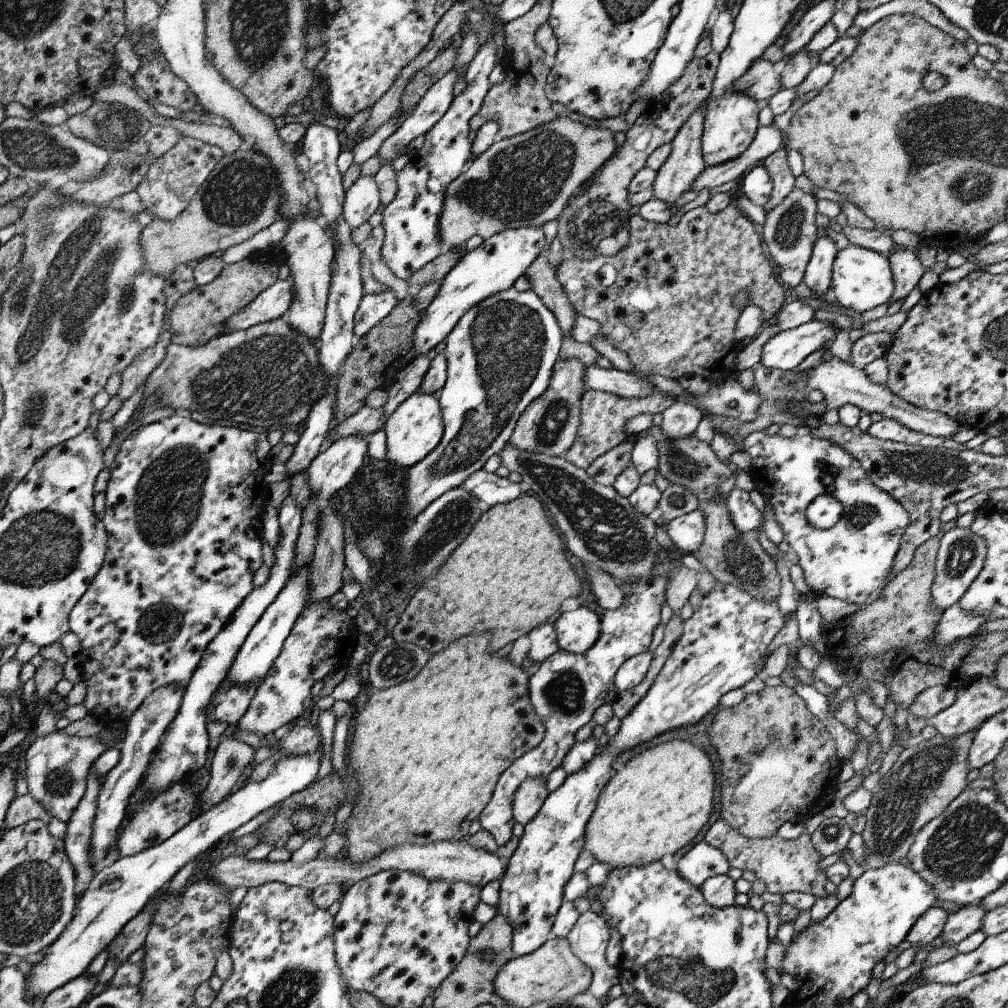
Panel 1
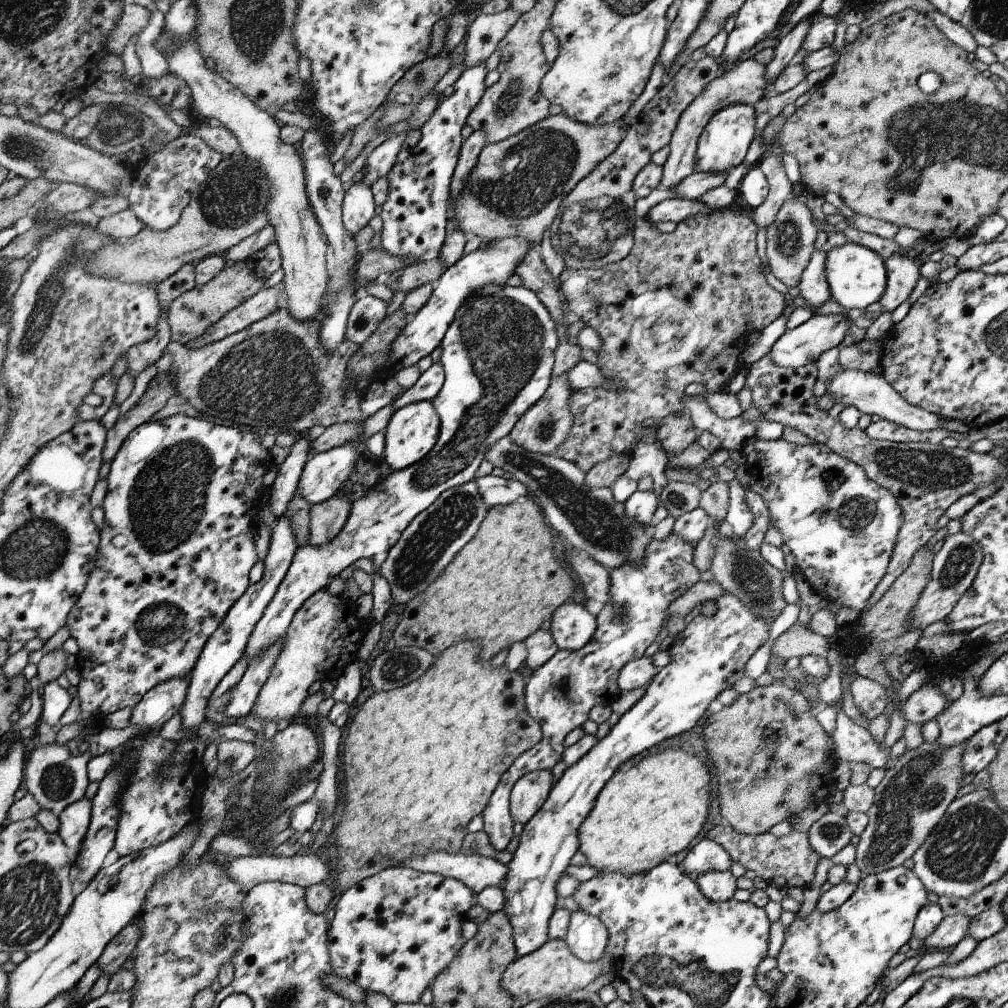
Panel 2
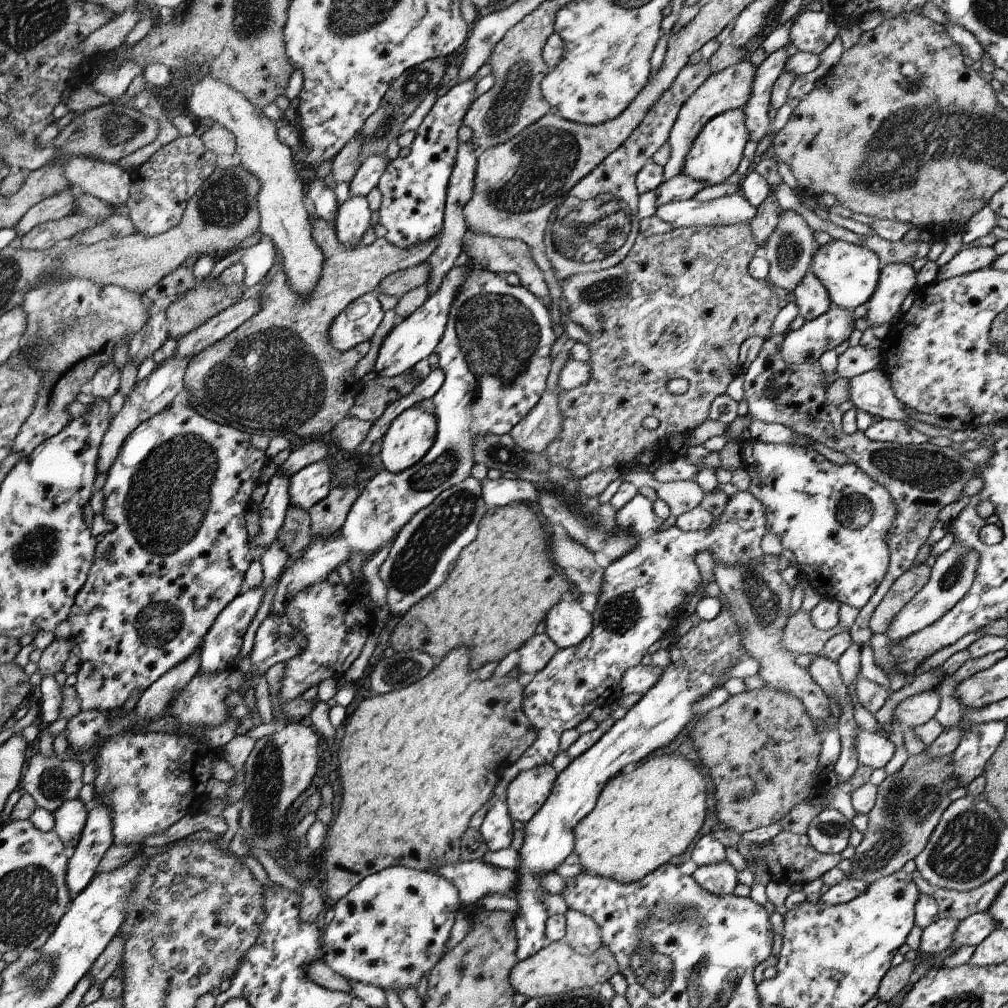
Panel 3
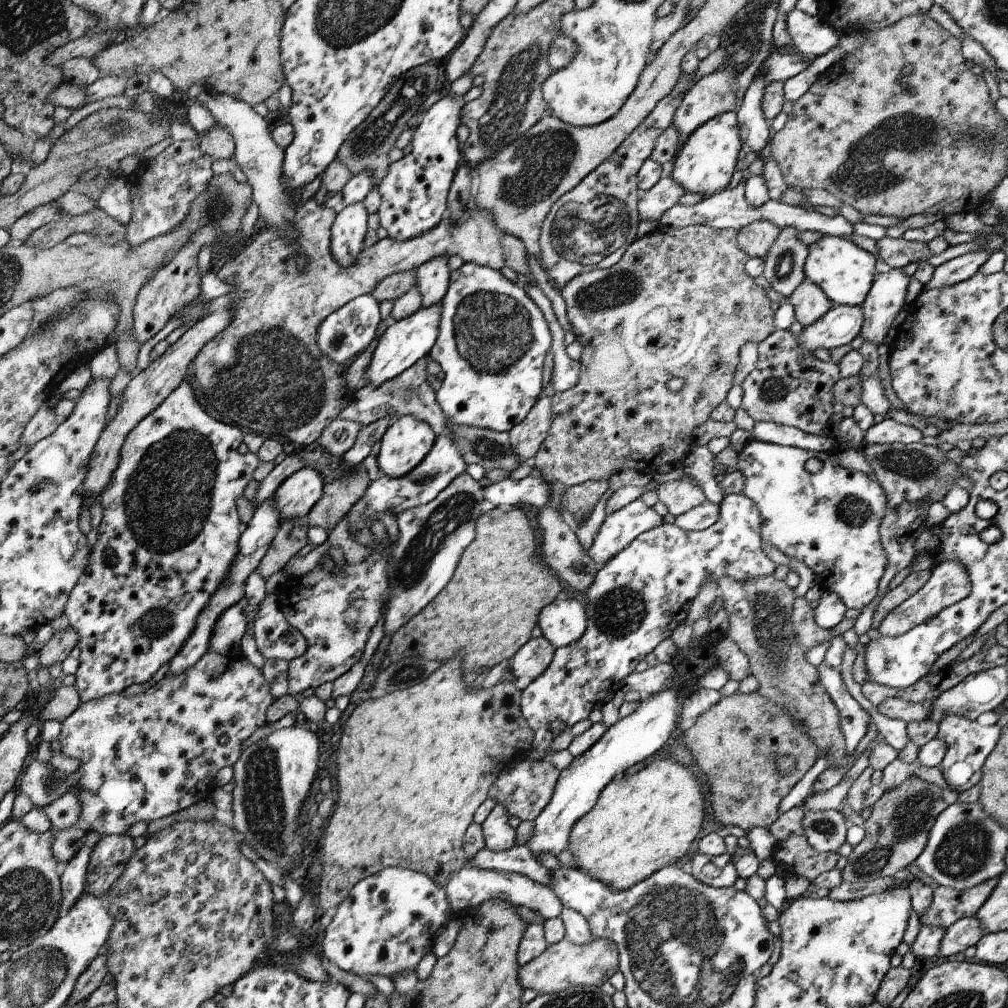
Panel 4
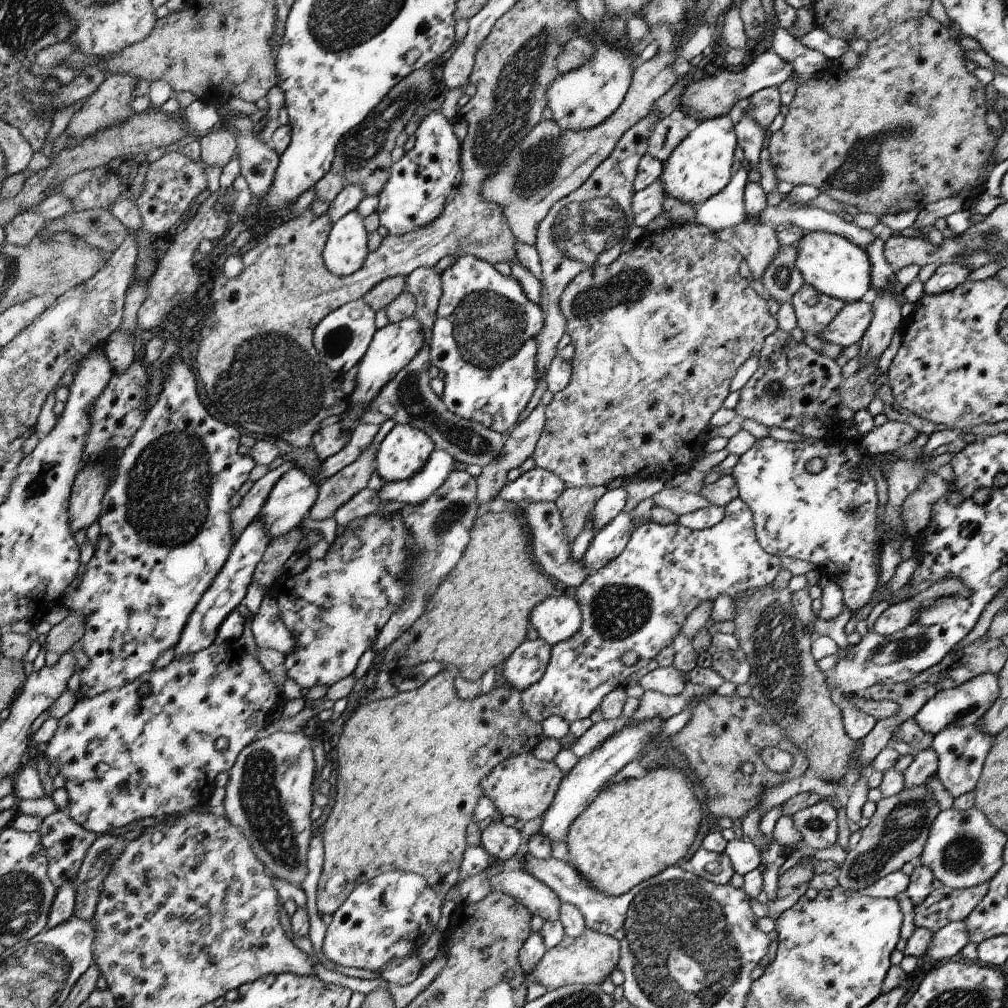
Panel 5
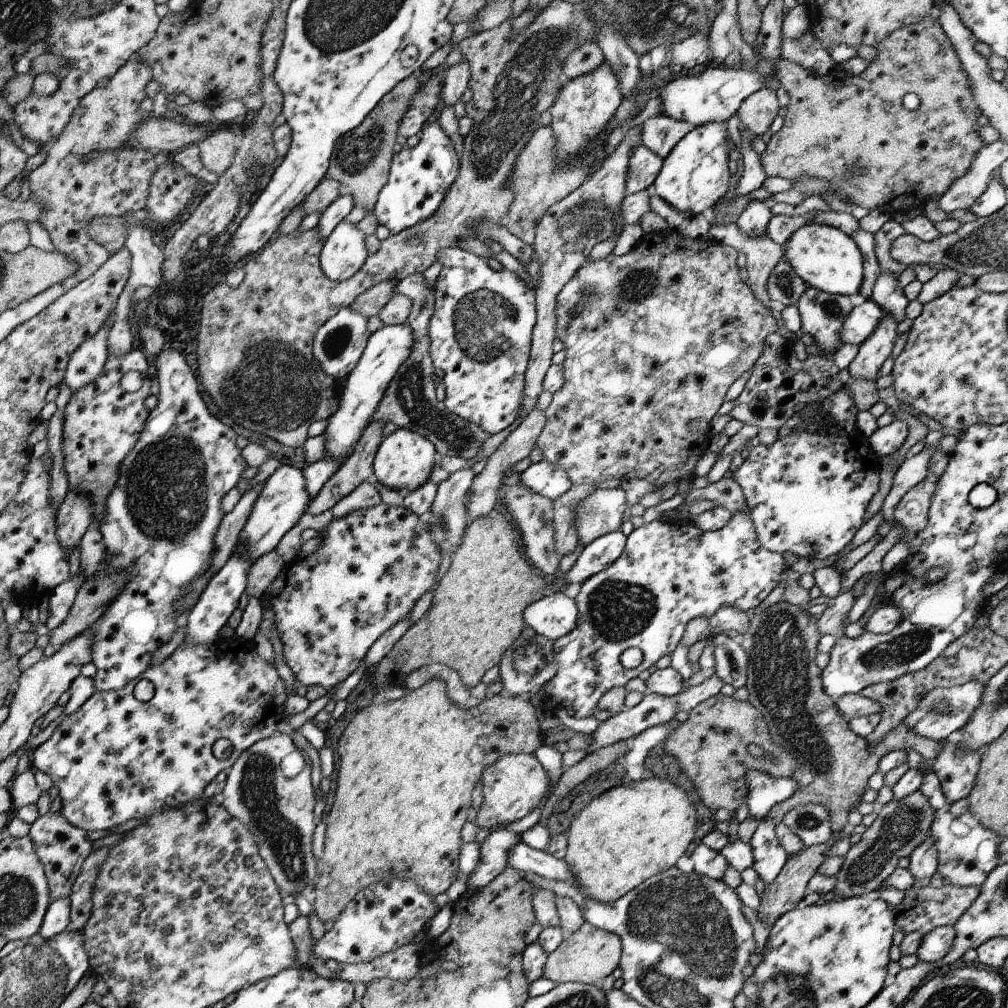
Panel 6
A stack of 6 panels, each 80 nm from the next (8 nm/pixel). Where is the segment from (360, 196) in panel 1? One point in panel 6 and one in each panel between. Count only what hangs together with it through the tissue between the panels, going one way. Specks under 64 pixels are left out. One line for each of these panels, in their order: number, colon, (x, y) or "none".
2: (358, 208)
3: (354, 216)
4: (350, 230)
5: (347, 248)
6: (344, 252)

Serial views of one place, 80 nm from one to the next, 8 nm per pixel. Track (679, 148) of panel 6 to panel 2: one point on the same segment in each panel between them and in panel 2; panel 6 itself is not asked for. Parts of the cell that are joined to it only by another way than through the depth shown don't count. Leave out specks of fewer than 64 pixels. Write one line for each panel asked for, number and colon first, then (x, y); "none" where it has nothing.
2: (721, 148)
3: (716, 154)
4: (706, 164)
5: (701, 167)

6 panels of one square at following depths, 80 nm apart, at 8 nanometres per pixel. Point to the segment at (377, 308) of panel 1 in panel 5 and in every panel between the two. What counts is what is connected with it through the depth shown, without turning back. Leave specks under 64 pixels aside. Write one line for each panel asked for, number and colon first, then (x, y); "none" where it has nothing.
2: (367, 314)
3: (358, 323)
4: (345, 335)
5: (342, 338)

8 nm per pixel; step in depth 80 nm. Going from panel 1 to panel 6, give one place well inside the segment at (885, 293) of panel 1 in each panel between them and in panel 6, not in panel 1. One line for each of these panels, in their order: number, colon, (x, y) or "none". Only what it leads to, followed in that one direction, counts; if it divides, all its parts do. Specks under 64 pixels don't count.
2: (857, 277)
3: (850, 272)
4: (846, 272)
5: (838, 268)
6: (829, 260)

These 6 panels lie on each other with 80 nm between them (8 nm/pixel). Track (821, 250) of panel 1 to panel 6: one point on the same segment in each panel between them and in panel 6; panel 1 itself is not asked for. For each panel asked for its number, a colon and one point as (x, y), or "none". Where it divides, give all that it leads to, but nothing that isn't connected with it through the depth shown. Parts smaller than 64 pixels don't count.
2: (814, 288)
3: (812, 299)
4: (810, 303)
5: (813, 310)
6: (823, 314)

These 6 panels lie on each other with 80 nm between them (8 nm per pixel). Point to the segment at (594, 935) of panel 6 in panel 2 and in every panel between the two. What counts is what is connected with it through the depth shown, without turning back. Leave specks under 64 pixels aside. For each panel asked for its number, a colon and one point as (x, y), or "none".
2: (554, 970)
3: (557, 969)
4: (566, 964)
5: (589, 959)

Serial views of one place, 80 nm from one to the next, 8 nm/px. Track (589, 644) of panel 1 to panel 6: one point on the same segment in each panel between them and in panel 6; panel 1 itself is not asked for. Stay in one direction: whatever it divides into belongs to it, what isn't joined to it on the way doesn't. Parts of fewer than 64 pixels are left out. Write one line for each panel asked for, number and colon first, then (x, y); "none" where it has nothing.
2: (572, 626)
3: (568, 623)
4: (563, 622)
5: (559, 618)
6: (553, 616)

